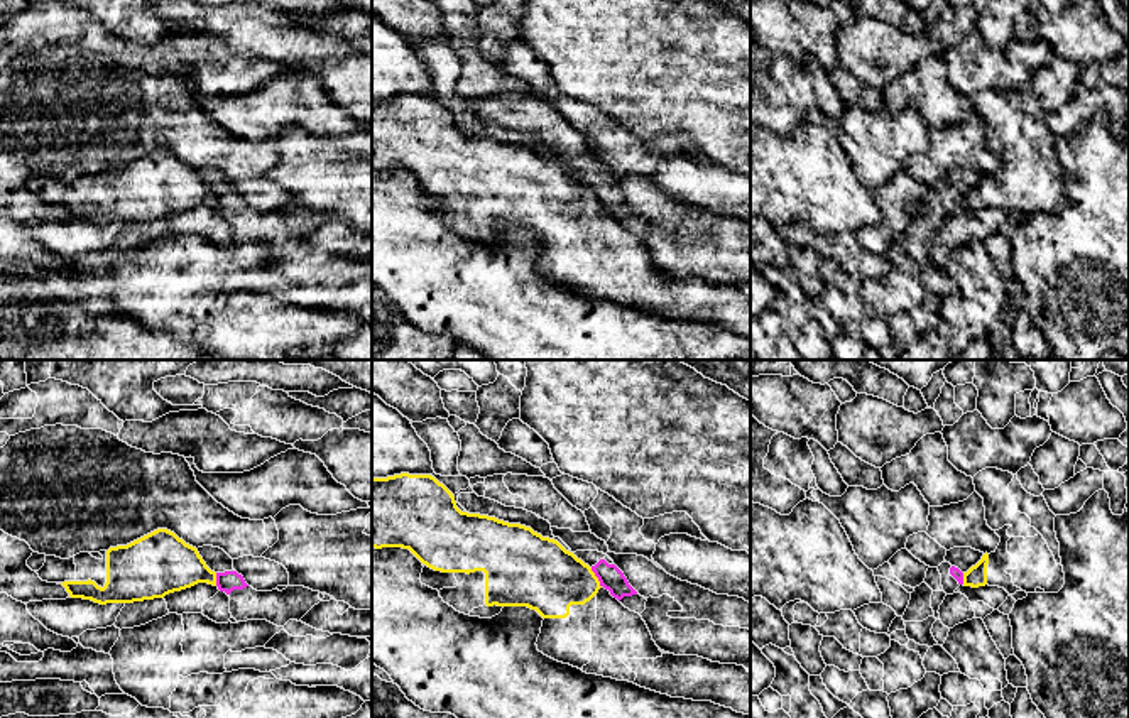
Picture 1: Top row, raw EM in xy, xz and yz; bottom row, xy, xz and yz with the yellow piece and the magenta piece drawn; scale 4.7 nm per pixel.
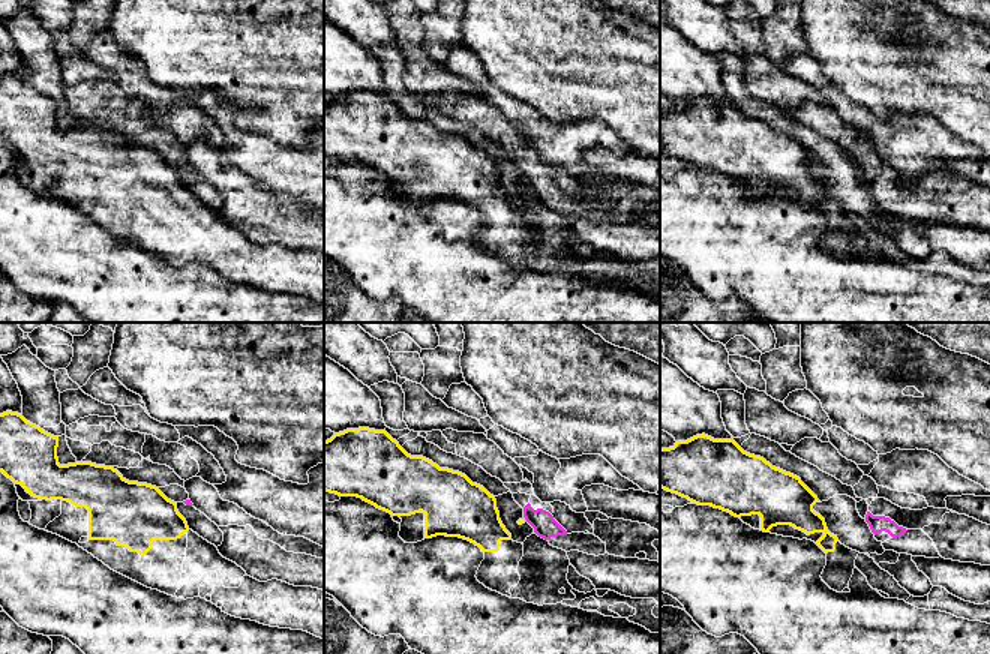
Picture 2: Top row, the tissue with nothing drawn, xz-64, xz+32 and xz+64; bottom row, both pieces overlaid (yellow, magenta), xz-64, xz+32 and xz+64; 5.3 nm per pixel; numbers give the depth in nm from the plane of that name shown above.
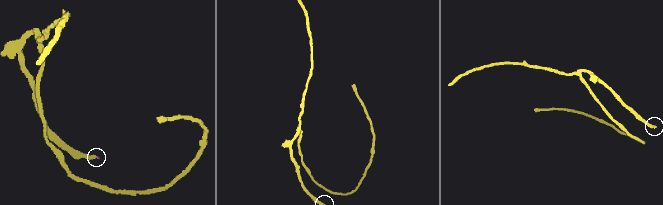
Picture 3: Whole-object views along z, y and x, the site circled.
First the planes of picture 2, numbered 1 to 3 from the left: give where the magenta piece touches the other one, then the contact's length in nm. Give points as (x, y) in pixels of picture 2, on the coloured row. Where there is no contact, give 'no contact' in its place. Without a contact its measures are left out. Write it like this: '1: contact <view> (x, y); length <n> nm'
1: no contact
2: no contact
3: no contact

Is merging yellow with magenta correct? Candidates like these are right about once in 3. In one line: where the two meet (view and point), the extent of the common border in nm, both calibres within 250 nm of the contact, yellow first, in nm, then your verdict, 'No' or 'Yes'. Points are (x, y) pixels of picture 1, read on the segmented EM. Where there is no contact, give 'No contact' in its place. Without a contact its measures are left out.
Touches yellow at xz (597, 578). Shared border 110 nm. Thickness 320 nm (yellow) against 110 nm. No

